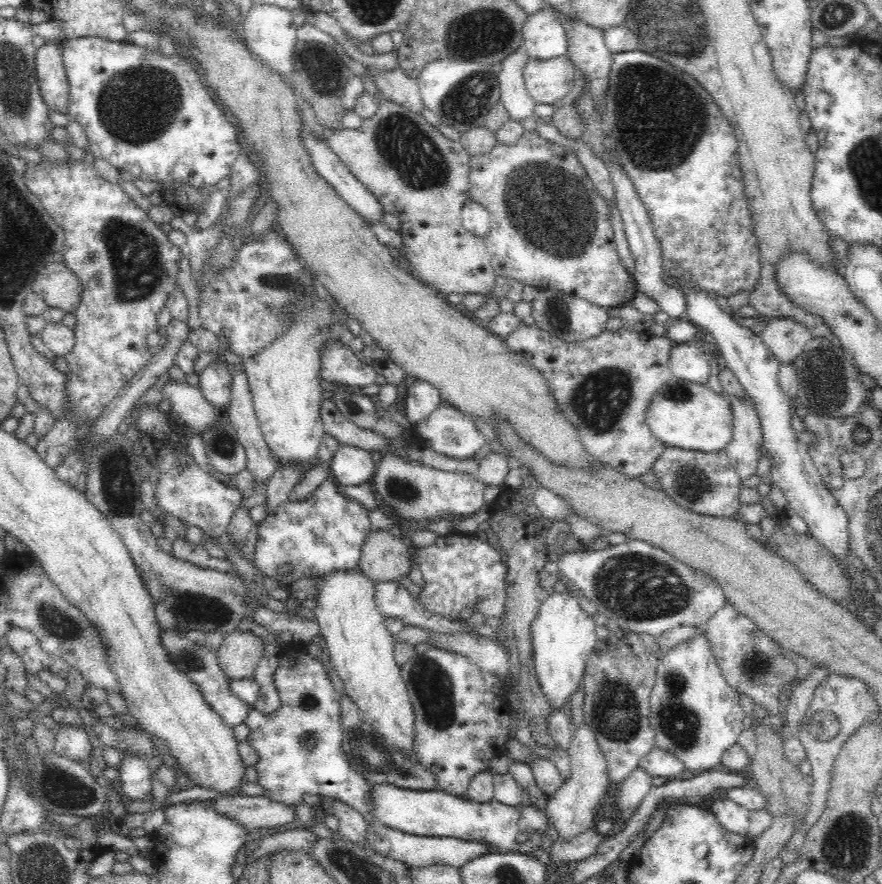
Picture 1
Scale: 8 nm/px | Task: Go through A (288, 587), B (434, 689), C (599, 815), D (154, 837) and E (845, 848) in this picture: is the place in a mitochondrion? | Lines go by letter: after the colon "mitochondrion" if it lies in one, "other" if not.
A: other
B: mitochondrion
C: other
D: other
E: mitochondrion

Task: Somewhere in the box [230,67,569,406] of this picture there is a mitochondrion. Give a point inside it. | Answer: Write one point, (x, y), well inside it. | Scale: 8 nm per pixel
(405, 147)

